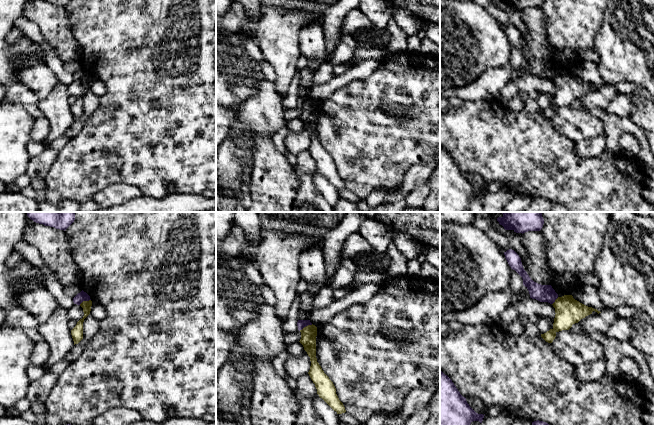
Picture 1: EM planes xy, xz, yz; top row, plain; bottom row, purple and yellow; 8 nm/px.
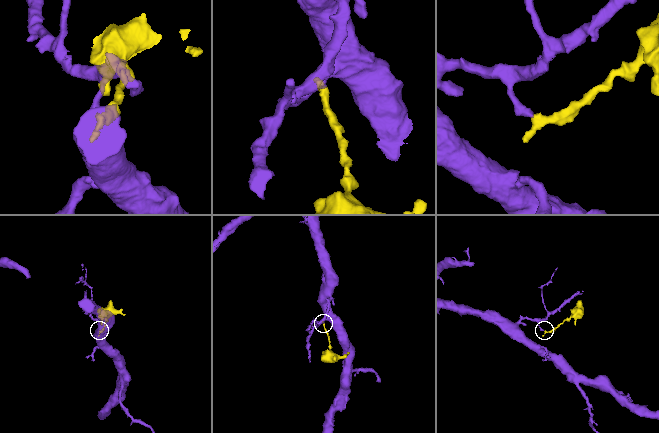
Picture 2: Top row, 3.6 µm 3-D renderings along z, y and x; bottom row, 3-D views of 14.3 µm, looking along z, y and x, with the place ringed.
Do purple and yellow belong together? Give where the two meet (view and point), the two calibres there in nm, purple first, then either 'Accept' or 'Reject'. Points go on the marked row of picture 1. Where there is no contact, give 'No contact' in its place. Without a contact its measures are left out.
Touches purple at xz (305, 326). Thickness 70 nm (purple) against 130 nm. Reject

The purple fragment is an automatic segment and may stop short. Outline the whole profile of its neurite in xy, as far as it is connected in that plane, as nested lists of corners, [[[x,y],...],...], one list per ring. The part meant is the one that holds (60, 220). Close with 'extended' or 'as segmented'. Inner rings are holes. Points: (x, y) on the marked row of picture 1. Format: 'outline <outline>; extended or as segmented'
outline [[[26,212],[36,223],[66,230],[75,220],[75,212]]]; as segmented

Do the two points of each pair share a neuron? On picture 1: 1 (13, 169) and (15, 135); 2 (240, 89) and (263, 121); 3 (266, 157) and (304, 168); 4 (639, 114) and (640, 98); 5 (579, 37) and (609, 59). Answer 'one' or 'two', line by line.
1: one
2: two
3: two
4: one
5: two

